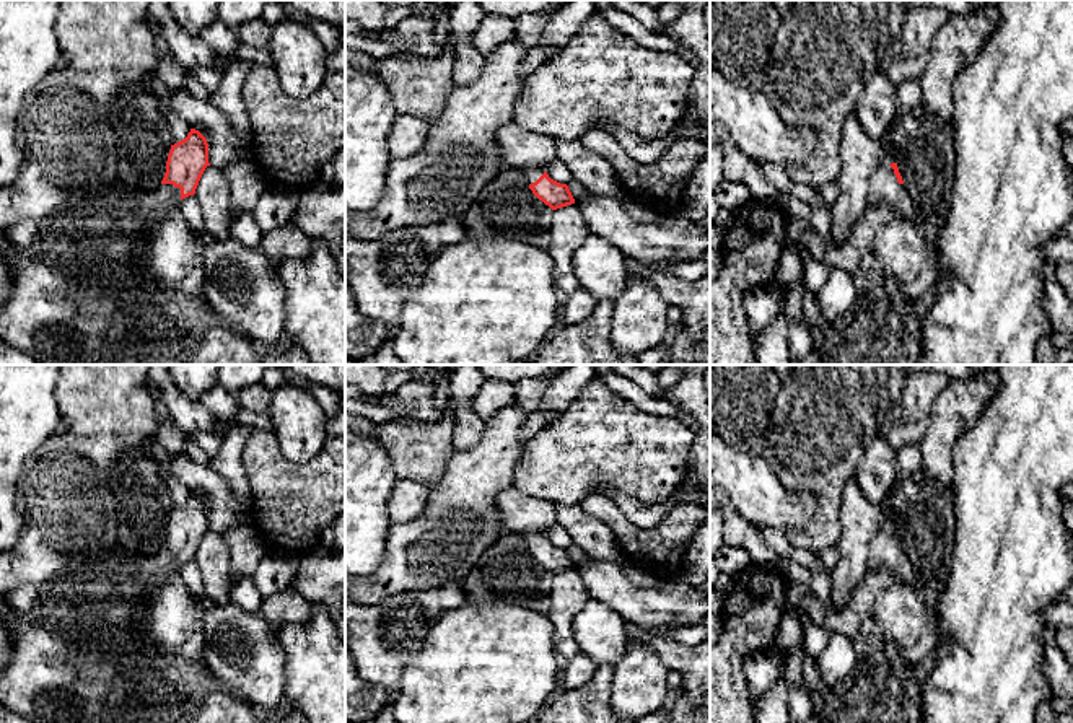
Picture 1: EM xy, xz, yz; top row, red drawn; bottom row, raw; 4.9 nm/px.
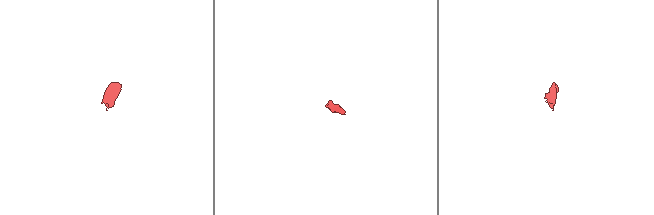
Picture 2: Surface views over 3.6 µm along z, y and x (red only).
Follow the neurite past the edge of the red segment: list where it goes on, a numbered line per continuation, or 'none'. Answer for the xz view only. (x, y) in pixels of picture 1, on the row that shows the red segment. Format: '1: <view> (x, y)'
1: xz (531, 173)

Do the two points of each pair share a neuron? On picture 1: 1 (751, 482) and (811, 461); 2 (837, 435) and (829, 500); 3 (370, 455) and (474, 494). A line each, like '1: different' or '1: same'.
1: different
2: same
3: different

